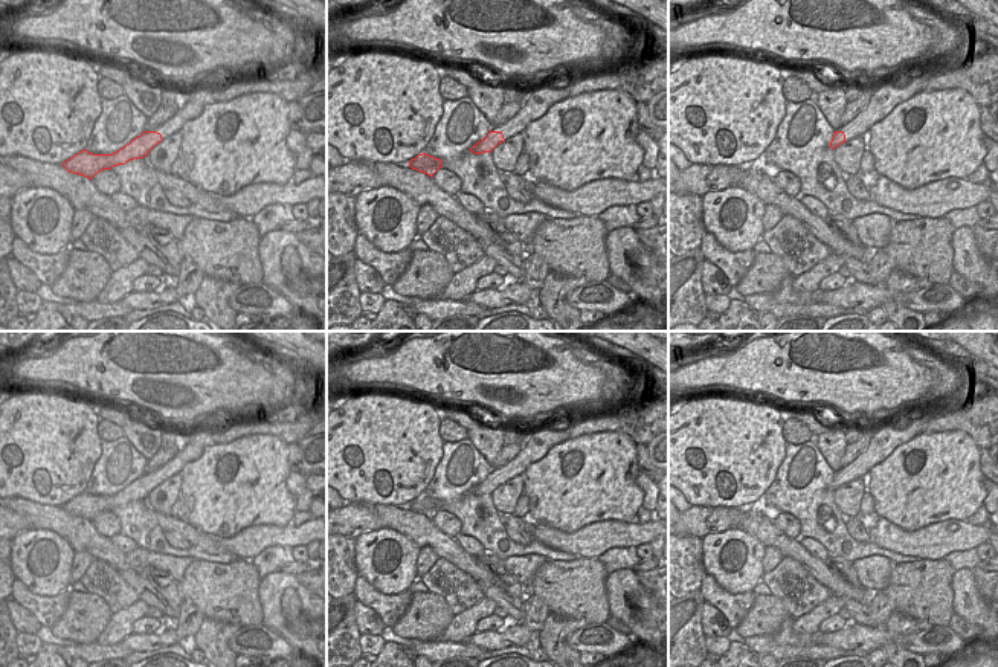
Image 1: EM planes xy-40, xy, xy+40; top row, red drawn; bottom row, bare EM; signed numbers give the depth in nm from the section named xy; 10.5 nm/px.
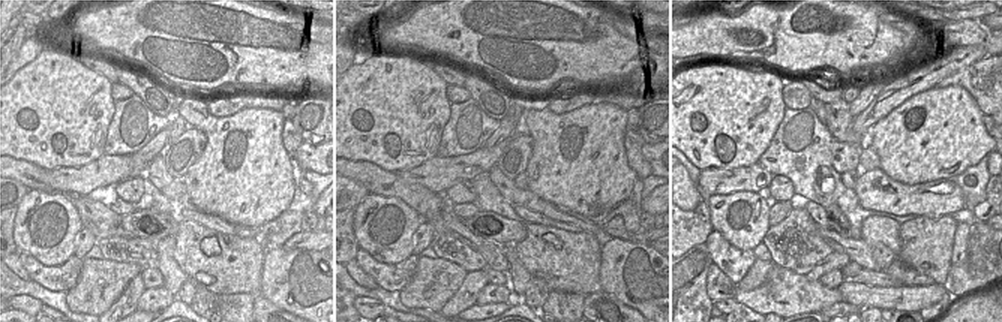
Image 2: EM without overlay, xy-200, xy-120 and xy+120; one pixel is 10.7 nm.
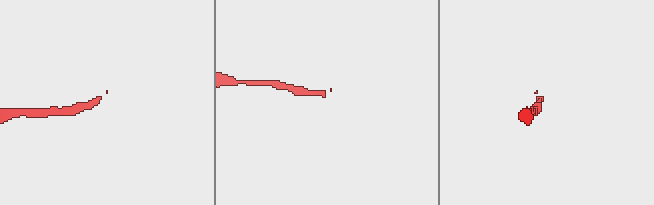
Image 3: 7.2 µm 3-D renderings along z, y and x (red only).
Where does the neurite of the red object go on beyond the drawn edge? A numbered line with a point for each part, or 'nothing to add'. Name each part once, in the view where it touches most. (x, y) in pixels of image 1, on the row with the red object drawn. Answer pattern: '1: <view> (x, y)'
1: xy (545, 95)

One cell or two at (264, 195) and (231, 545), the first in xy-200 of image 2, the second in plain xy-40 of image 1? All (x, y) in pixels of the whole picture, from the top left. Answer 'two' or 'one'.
two

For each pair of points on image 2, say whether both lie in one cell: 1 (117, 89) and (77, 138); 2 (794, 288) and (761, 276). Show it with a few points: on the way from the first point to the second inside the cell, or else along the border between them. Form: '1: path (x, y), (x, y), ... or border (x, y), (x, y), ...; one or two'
1: border (111, 83), (111, 98), (114, 102); two
2: border (774, 264), (762, 283), (747, 291), (737, 289); two

